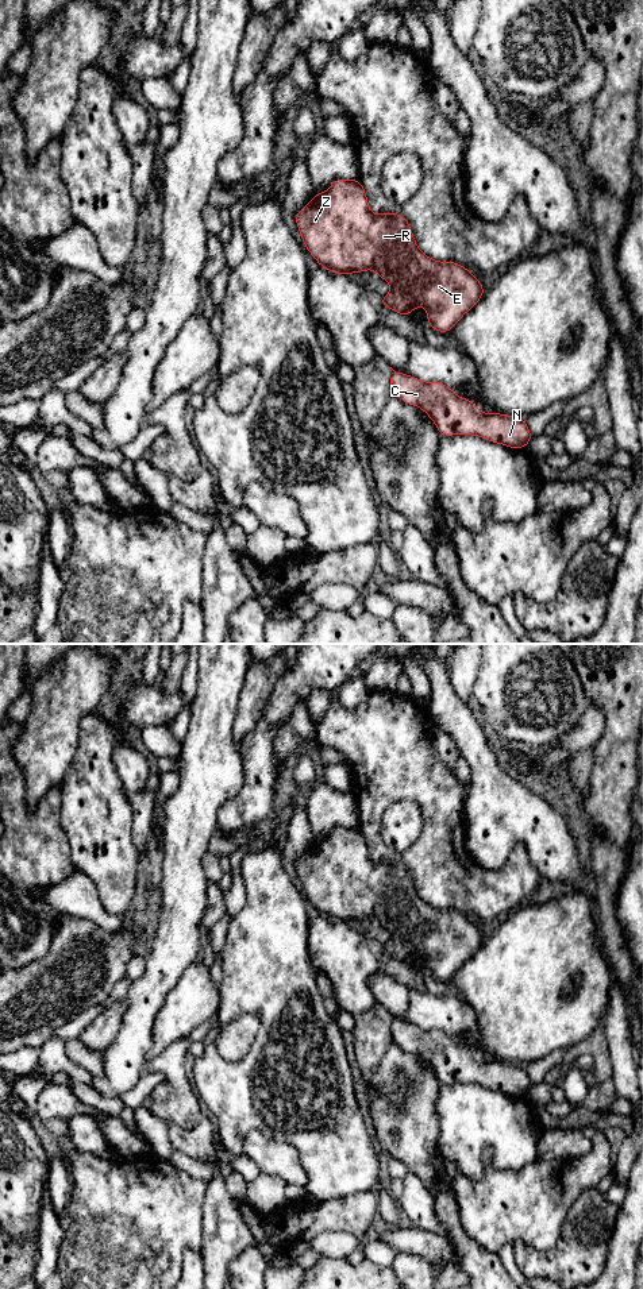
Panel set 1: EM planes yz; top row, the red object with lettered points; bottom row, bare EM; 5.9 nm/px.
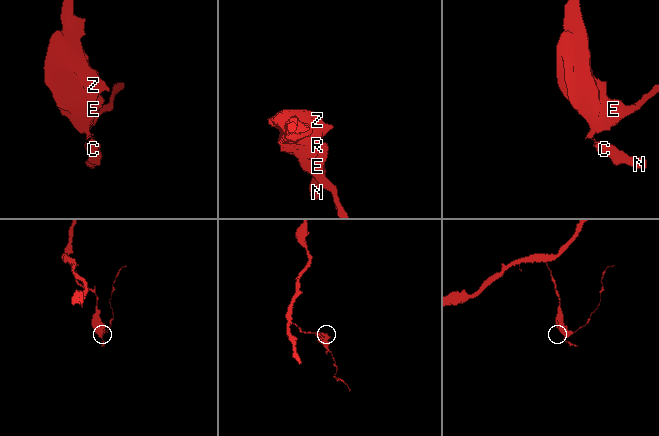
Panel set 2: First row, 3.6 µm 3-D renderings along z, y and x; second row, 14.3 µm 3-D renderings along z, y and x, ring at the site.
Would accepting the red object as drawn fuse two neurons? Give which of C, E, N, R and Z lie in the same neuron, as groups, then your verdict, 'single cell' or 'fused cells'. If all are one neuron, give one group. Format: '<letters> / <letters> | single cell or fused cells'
C N / E R Z | fused cells

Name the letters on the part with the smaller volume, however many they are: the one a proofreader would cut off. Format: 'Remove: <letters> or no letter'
Remove: C, N

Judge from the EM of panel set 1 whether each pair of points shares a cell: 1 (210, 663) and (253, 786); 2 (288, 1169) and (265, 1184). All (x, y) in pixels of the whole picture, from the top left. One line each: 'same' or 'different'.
1: different
2: different

